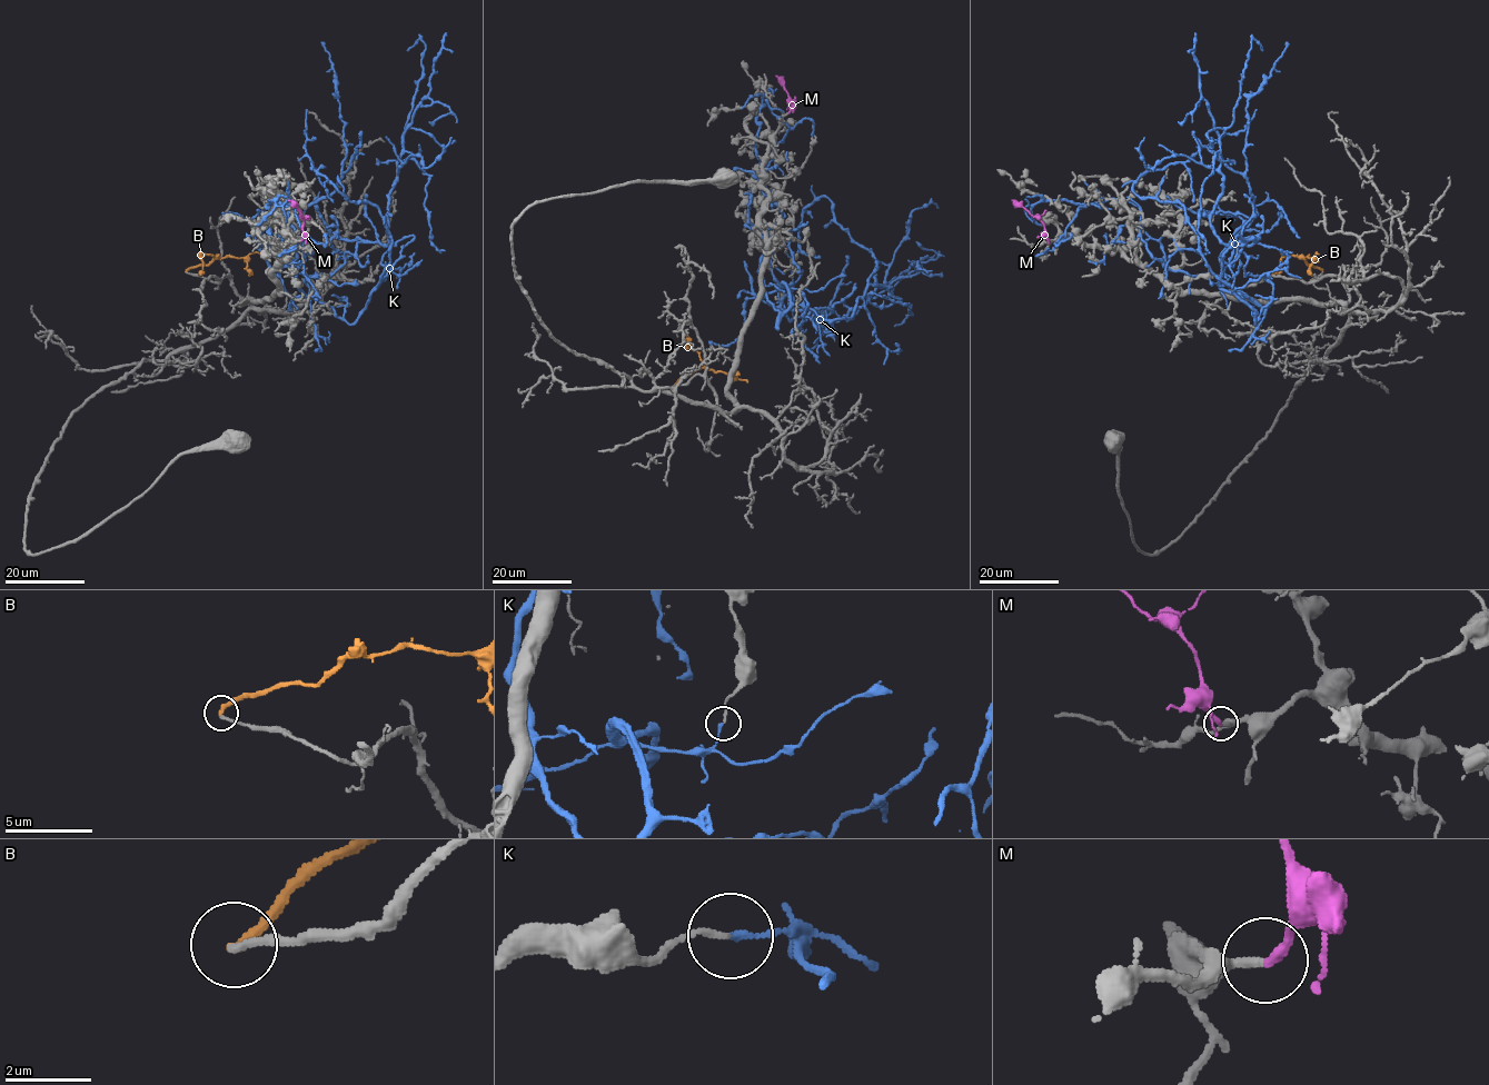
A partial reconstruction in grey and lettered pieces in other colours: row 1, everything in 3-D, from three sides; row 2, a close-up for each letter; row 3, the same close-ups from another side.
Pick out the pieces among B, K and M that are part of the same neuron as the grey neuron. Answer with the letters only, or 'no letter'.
M

